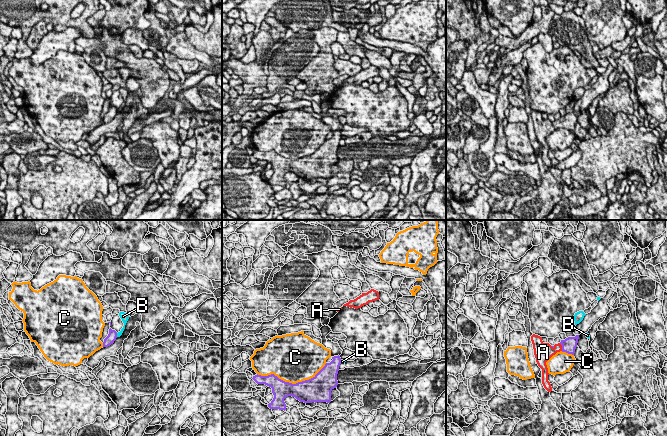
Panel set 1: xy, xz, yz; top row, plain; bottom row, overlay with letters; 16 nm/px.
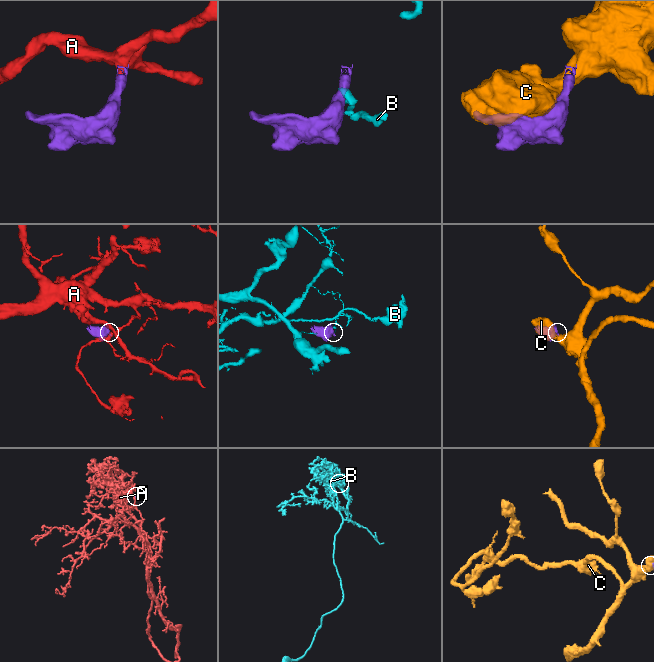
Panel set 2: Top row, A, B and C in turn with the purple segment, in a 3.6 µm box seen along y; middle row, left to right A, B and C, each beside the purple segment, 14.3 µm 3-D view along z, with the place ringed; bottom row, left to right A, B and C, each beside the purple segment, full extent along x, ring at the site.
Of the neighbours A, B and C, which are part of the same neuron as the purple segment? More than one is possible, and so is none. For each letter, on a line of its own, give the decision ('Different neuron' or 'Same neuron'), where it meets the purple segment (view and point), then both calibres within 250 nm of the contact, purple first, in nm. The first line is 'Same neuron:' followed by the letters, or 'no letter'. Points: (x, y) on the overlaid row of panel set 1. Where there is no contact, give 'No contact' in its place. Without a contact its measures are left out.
Same neuron: A
A: Same neuron. Touches purple at yz (562, 347). Thickness 240 nm (purple) against 220 nm
B: Different neuron. Touches purple at xy (116, 335). Thickness 140 nm (purple) against 70 nm
C: Different neuron. Touches purple at xz (291, 383). Thickness 340 nm (purple) against 480 nm

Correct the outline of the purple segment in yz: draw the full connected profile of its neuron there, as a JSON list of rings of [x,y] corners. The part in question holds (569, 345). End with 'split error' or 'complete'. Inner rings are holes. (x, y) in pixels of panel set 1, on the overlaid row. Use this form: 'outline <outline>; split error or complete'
outline [[[535,334],[531,336],[536,362],[542,369],[542,384],[548,392],[552,391],[552,387],[548,381],[549,373],[546,362],[560,351],[574,355],[578,339],[579,335],[576,335],[575,337],[568,337],[565,340],[561,340],[560,343],[551,346],[549,343],[544,343],[542,341],[542,337]]]; split error

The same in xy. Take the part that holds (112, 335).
outline [[[110,328],[108,336],[104,339],[103,347],[108,347],[111,344],[113,344],[116,338],[117,338],[117,332]]]; complete

